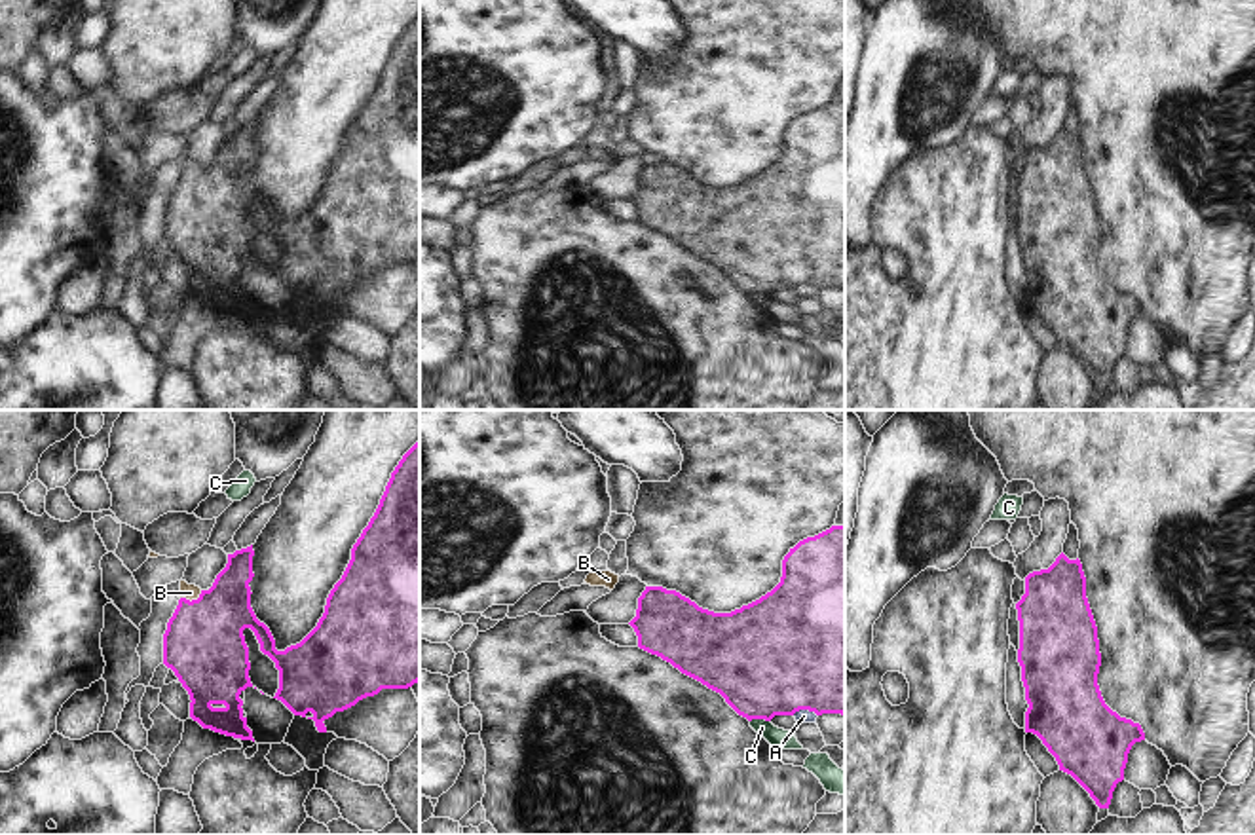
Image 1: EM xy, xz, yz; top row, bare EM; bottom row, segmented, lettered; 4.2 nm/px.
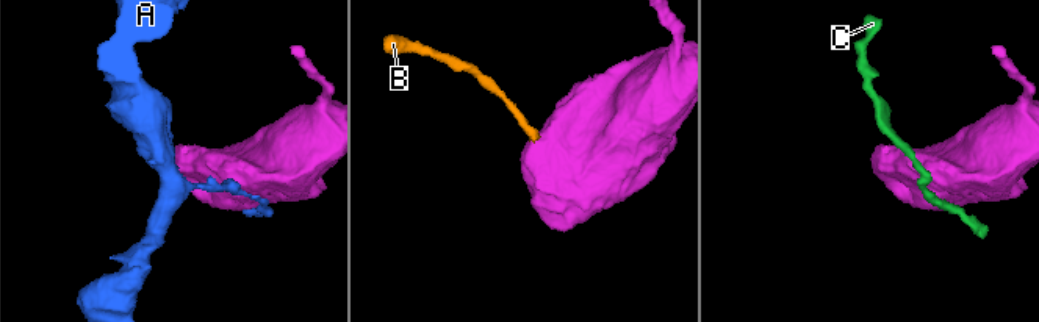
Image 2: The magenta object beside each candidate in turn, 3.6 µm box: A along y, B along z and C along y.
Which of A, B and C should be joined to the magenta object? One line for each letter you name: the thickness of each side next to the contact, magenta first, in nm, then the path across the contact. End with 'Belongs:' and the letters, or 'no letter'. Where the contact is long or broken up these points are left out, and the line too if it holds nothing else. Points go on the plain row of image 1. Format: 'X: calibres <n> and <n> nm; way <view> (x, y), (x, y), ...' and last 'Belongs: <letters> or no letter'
B: calibres 340 and 70 nm; way xy (204, 219), (204, 194), (192, 175), (190, 167)
Belongs: B

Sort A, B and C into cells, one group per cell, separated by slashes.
A / B / C

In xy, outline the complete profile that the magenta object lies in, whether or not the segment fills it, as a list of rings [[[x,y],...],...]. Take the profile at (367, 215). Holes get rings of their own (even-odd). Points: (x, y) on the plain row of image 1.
[[[420,15],[391,47],[374,91],[353,120],[351,135],[327,173],[317,201],[300,218],[285,226],[275,224],[270,203],[256,194],[251,182],[253,131],[253,120],[228,129],[226,142],[216,150],[209,165],[180,156],[180,175],[163,209],[163,239],[175,247],[188,266],[192,275],[190,292],[203,304],[254,317],[239,273],[247,262],[253,262],[245,203],[254,207],[260,226],[279,245],[279,264],[273,273],[281,275],[294,290],[313,294],[319,307],[327,307],[323,296],[336,287],[344,287],[382,264],[408,264],[420,256]]]

